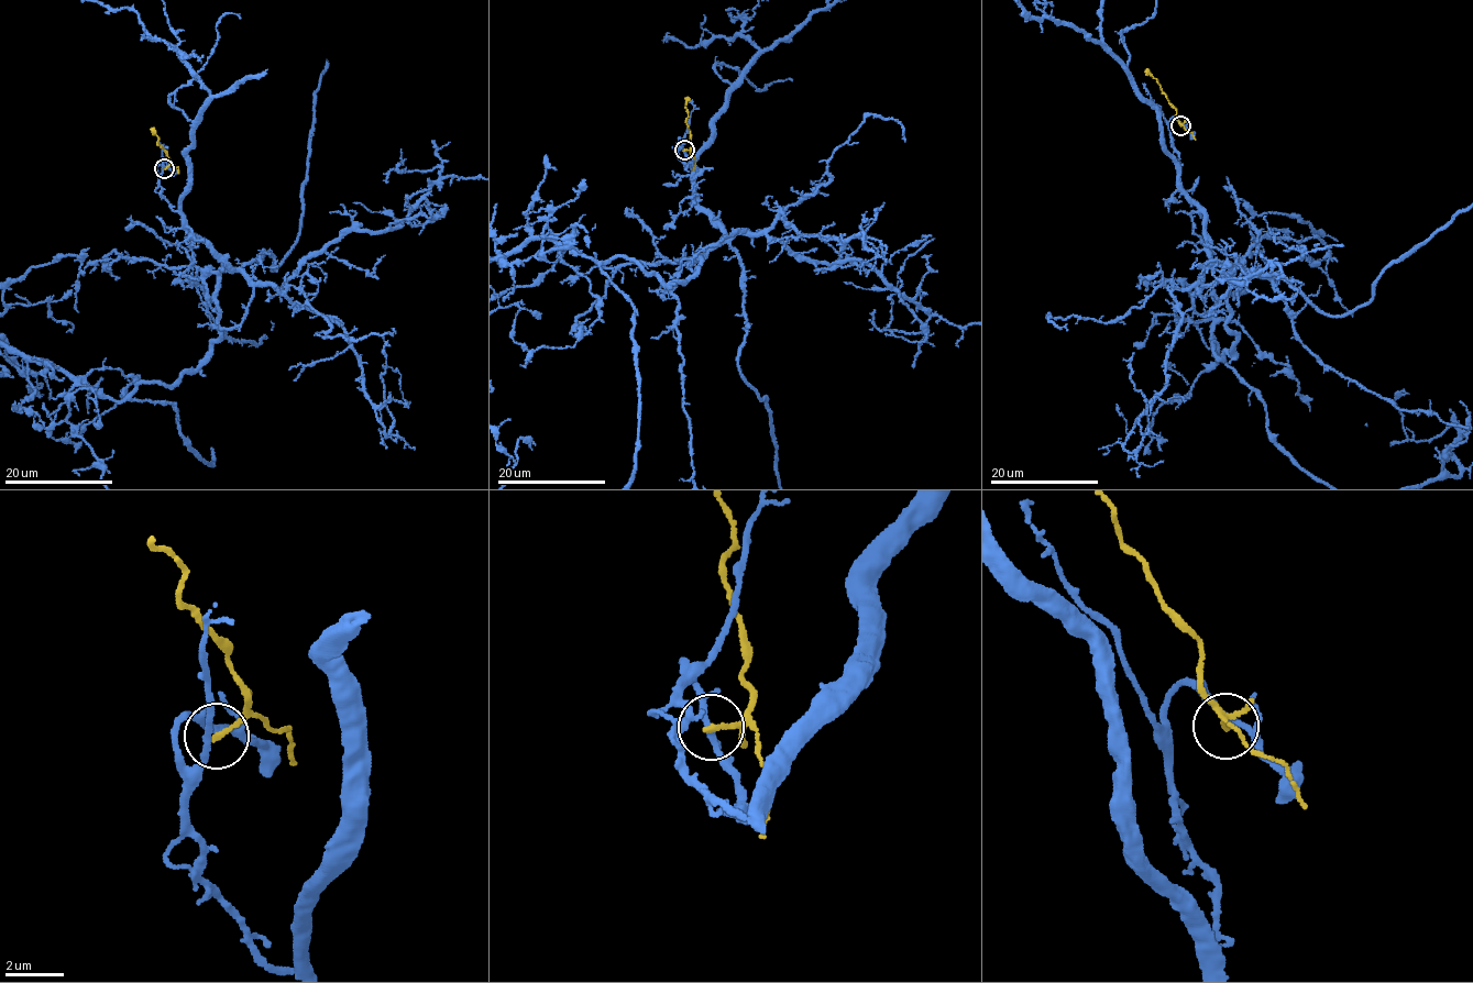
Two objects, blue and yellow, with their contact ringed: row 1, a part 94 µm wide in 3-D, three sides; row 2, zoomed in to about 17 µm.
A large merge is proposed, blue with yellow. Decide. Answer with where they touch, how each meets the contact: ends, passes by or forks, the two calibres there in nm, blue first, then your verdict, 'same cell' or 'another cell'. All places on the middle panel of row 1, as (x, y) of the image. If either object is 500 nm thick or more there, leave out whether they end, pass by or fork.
place (684, 150); blue passes by; yellow ends; calibres 200 and 190 nm; another cell

